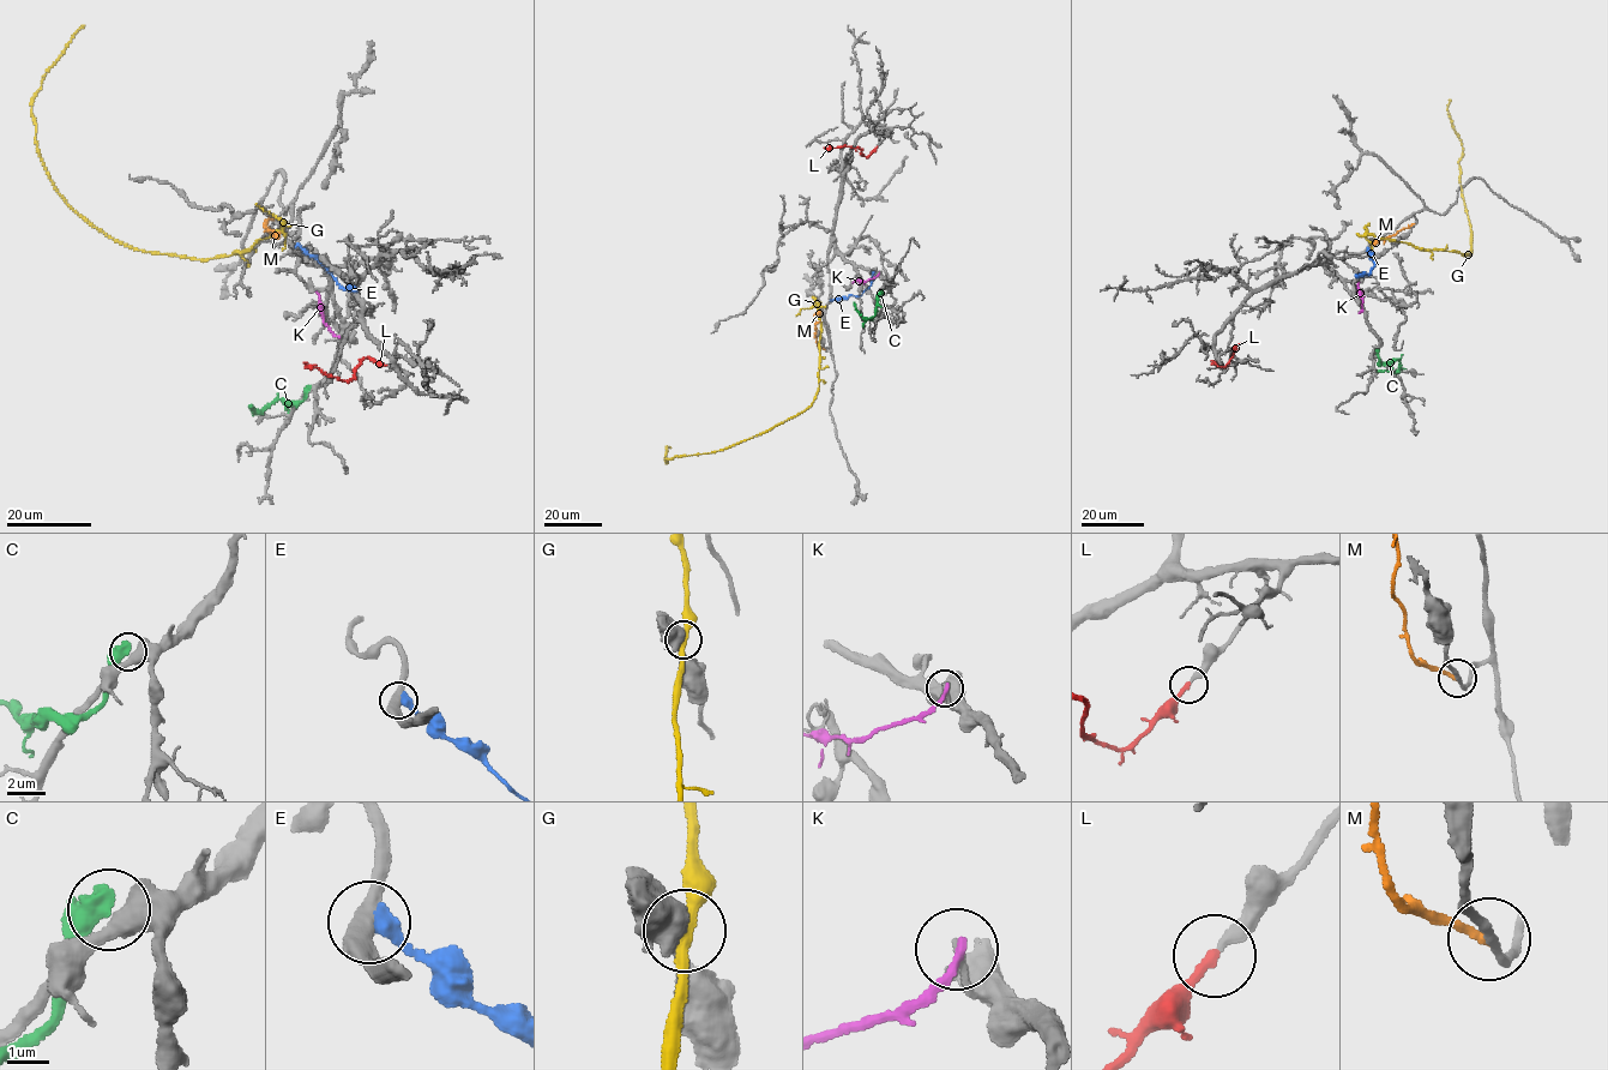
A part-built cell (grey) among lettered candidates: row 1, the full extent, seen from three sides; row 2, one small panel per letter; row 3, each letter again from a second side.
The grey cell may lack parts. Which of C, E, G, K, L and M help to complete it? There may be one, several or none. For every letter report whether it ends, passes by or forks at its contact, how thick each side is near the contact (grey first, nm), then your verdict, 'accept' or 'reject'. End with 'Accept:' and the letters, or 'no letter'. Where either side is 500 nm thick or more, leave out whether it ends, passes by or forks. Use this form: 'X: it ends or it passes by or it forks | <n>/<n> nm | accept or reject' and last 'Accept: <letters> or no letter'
C: 500/550 nm | reject
E: it ends | 360/400 nm | reject
G: it passes by | 360/320 nm | accept
K: it ends | 130/200 nm | reject
L: it ends | 320/240 nm | accept
M: it ends | 200/220 nm | reject
Accept: G, L

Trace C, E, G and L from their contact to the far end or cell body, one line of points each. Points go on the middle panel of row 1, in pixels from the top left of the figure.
C: (881, 289), (874, 314), (869, 318), (862, 317), (854, 302)
E: (831, 300), (861, 295), (871, 284), (873, 270)
G: (820, 335), (818, 391), (804, 412), (721, 450), (676, 456), (666, 460), (667, 463), (667, 446), (670, 446)
L: (877, 146), (867, 156), (860, 149), (824, 148)

